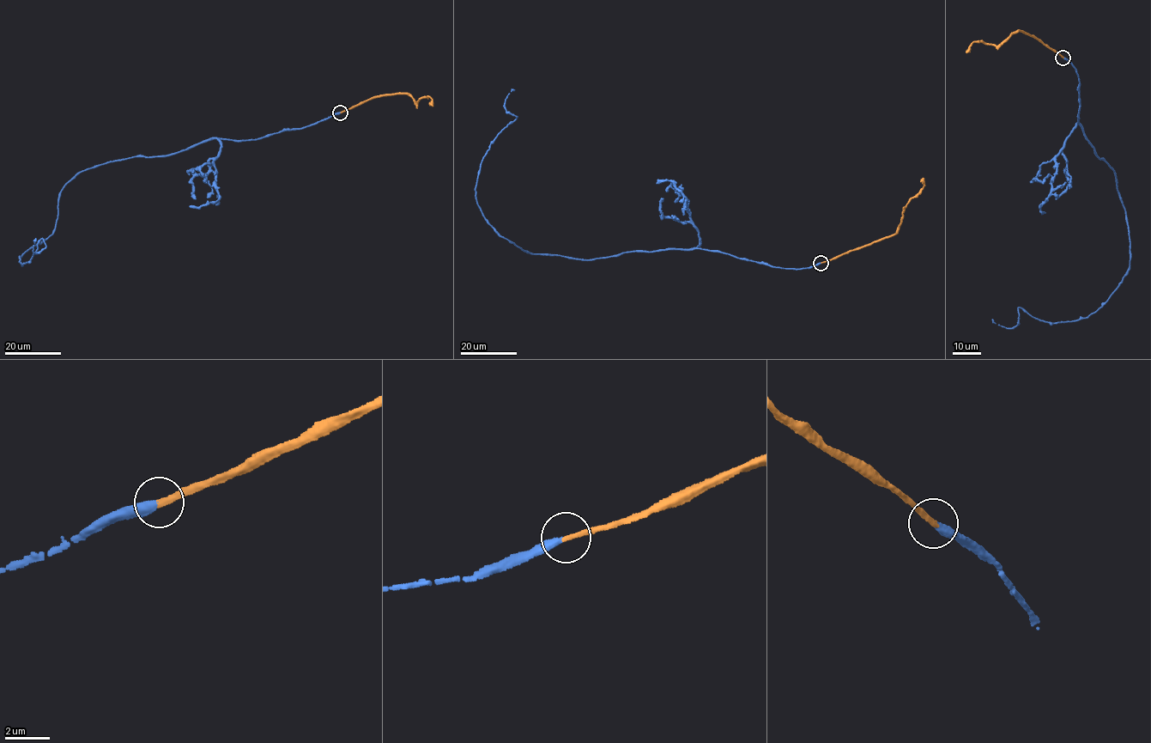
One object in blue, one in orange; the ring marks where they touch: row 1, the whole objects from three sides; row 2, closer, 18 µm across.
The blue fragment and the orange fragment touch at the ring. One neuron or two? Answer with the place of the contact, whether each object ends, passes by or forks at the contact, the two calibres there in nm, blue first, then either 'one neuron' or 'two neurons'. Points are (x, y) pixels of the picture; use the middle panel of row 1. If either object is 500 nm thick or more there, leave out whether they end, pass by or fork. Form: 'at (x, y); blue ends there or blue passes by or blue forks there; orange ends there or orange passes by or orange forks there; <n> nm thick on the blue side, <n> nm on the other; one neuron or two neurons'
at (820, 263); blue ends there; orange ends there; 360 nm thick on the blue side, 280 nm on the other; one neuron

